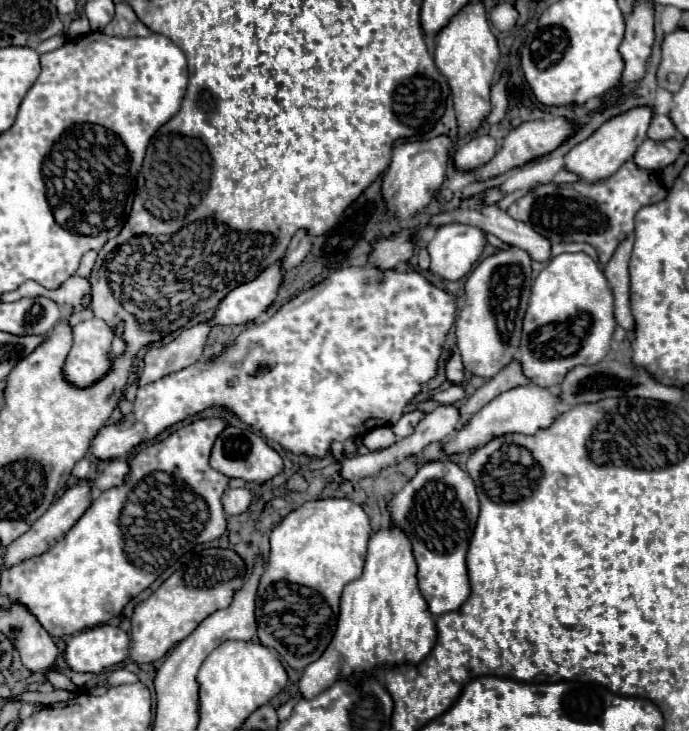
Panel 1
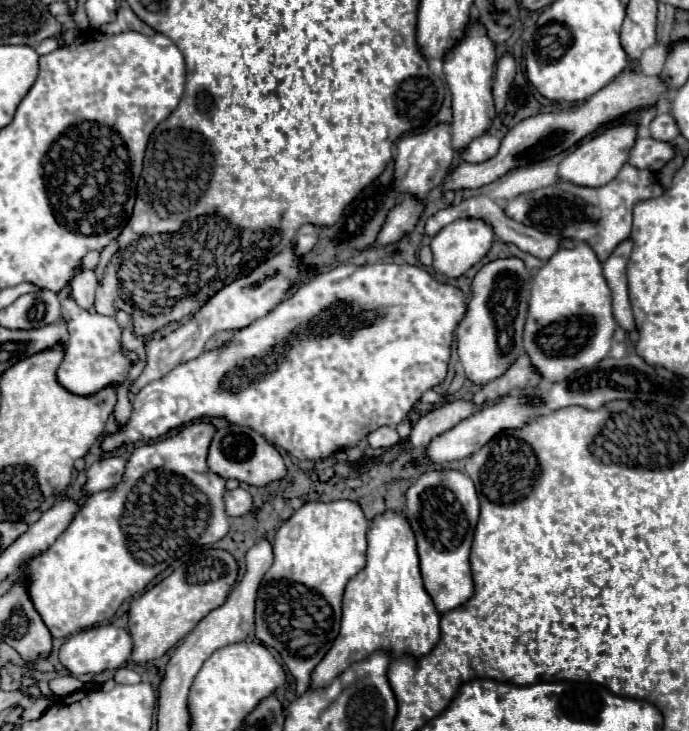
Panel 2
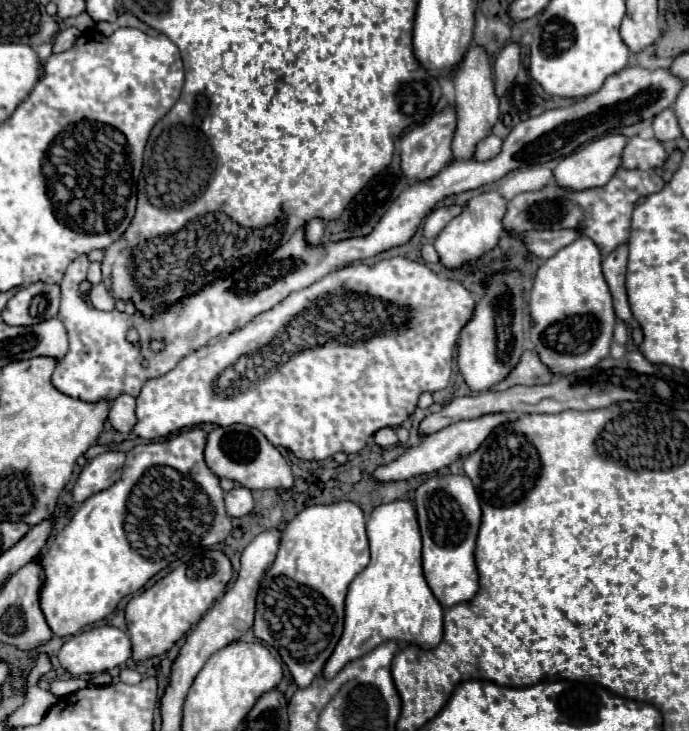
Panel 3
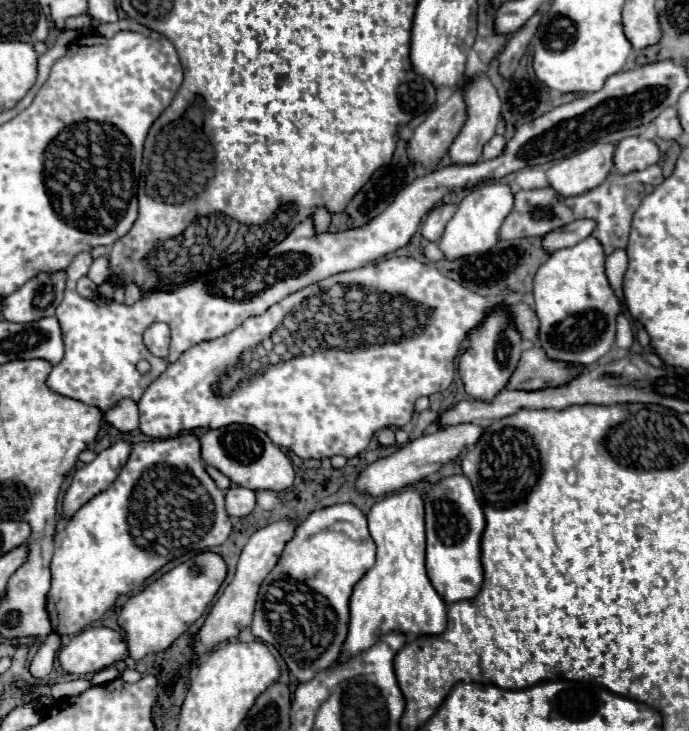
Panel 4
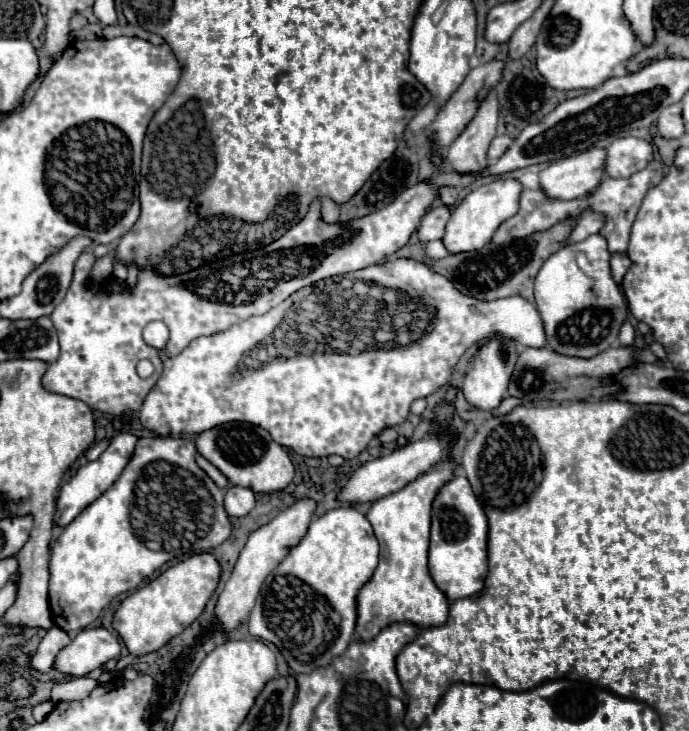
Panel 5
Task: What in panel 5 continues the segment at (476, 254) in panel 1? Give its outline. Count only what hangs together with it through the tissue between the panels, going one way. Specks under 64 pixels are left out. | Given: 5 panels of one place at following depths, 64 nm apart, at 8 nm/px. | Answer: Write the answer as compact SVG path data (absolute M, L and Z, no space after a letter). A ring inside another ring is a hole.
M496 178L490 184L480 186L478 190L472 190L454 210L448 226L446 226L446 234L444 234L444 244L448 248L448 252L470 252L472 248L484 248L492 234L496 232L496 228L510 216L514 216L518 212L518 204L520 204L520 192L522 192L522 184L514 178Z

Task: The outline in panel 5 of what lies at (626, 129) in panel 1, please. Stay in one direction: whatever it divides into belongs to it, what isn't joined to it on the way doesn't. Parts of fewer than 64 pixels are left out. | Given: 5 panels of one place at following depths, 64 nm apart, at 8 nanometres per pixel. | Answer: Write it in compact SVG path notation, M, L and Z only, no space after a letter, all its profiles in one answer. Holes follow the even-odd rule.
M590 148L552 162L540 172L540 188L548 198L576 200L590 194L604 176L604 150Z

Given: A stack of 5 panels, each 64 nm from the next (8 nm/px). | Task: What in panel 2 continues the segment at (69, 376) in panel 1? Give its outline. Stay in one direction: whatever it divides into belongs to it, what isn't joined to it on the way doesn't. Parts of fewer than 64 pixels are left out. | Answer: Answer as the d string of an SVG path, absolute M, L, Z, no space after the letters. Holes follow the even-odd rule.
M70 284L60 290L62 318L66 320L70 342L62 360L62 366L56 370L56 380L62 388L78 396L92 396L106 386L120 386L128 378L132 360L124 356L122 350L122 328L116 322L116 316L92 314L80 308L70 296Z

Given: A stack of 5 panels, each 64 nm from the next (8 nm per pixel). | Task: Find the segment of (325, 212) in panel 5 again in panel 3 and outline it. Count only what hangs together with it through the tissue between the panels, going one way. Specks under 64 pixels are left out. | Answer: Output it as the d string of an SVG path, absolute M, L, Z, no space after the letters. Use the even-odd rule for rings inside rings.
M312 218L308 224L306 224L306 240L310 244L318 244L320 238L324 234L324 220L322 218Z

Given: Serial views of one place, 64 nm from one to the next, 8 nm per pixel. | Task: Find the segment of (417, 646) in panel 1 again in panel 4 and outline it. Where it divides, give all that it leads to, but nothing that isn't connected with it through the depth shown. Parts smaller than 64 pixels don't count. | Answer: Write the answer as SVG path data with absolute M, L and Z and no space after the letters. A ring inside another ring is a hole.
M416 482L416 484L410 484L410 486L406 486L400 494L392 494L392 496L386 496L386 498L382 498L380 502L376 502L372 508L370 508L370 512L368 512L368 526L370 526L370 534L372 534L372 538L374 538L374 542L376 542L376 546L378 546L378 550L376 550L376 564L366 572L366 576L356 584L356 588L354 588L354 592L352 592L352 600L350 600L350 630L348 630L348 638L346 638L346 642L344 642L344 646L342 646L342 654L340 654L340 660L346 660L346 658L350 658L350 656L354 656L354 654L360 654L360 652L364 652L364 650L368 650L372 644L376 644L376 640L380 638L380 636L384 636L384 634L388 634L388 632L394 632L394 630L400 630L400 632L406 632L406 634L440 634L440 632L444 632L444 628L446 628L446 602L442 600L442 596L434 590L434 586L432 586L432 582L430 582L430 578L428 578L428 574L426 574L426 566L424 566L424 558L426 558L426 528L424 528L424 490L428 488L428 482Z

